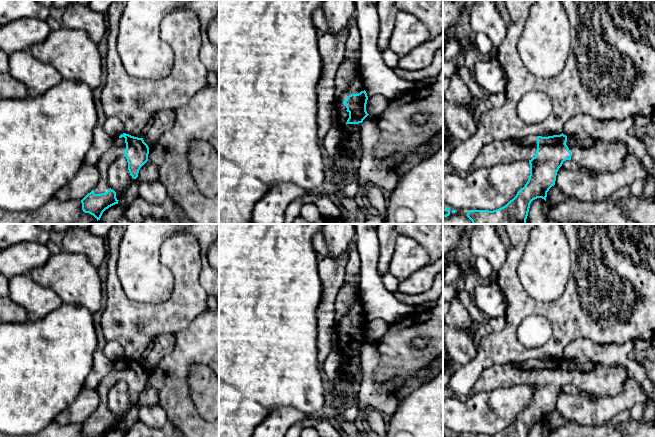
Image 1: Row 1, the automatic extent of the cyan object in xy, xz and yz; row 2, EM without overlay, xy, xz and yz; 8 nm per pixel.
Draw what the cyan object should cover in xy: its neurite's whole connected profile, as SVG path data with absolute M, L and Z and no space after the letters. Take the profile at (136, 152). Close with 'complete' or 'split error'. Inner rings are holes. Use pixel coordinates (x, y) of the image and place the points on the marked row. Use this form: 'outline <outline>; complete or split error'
outline M121 134L96 165L101 177L95 188L81 200L83 212L93 215L98 221L106 209L118 204L116 192L108 184L109 167L118 157L127 159L129 173L136 179L140 168L148 161L148 154L149 147L143 138Z; split error

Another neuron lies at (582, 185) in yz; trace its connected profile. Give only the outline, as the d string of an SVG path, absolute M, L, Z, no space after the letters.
M629 152L624 165L616 172L596 171L580 166L577 171L561 166L556 175L555 184L565 198L585 202L603 202L617 190L630 186L636 180L648 176L641 161Z

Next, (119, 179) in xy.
M118 157L109 167L108 184L116 192L117 200L120 200L129 186L135 182L128 170L126 157Z

